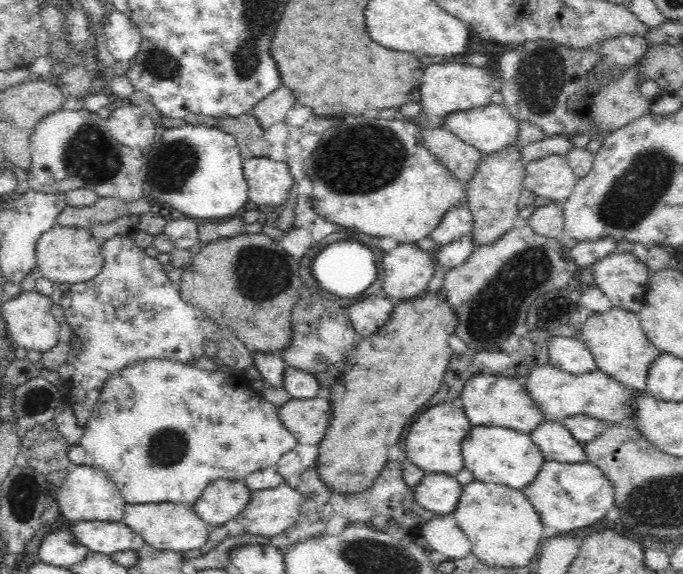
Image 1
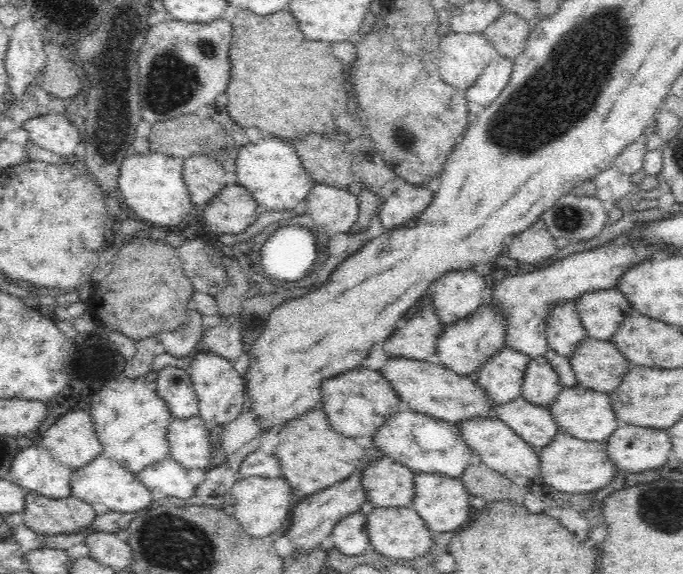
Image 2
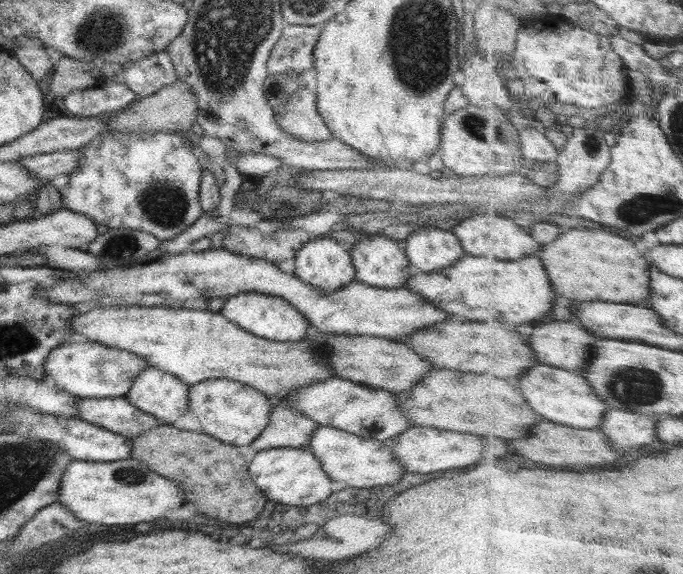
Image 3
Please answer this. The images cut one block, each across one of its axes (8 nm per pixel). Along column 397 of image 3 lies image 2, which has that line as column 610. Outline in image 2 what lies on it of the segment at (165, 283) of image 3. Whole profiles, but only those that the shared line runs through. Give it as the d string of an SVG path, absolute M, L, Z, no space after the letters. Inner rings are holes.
M618 288L584 293L575 302L587 336L598 340L610 340L622 321L635 313Z

